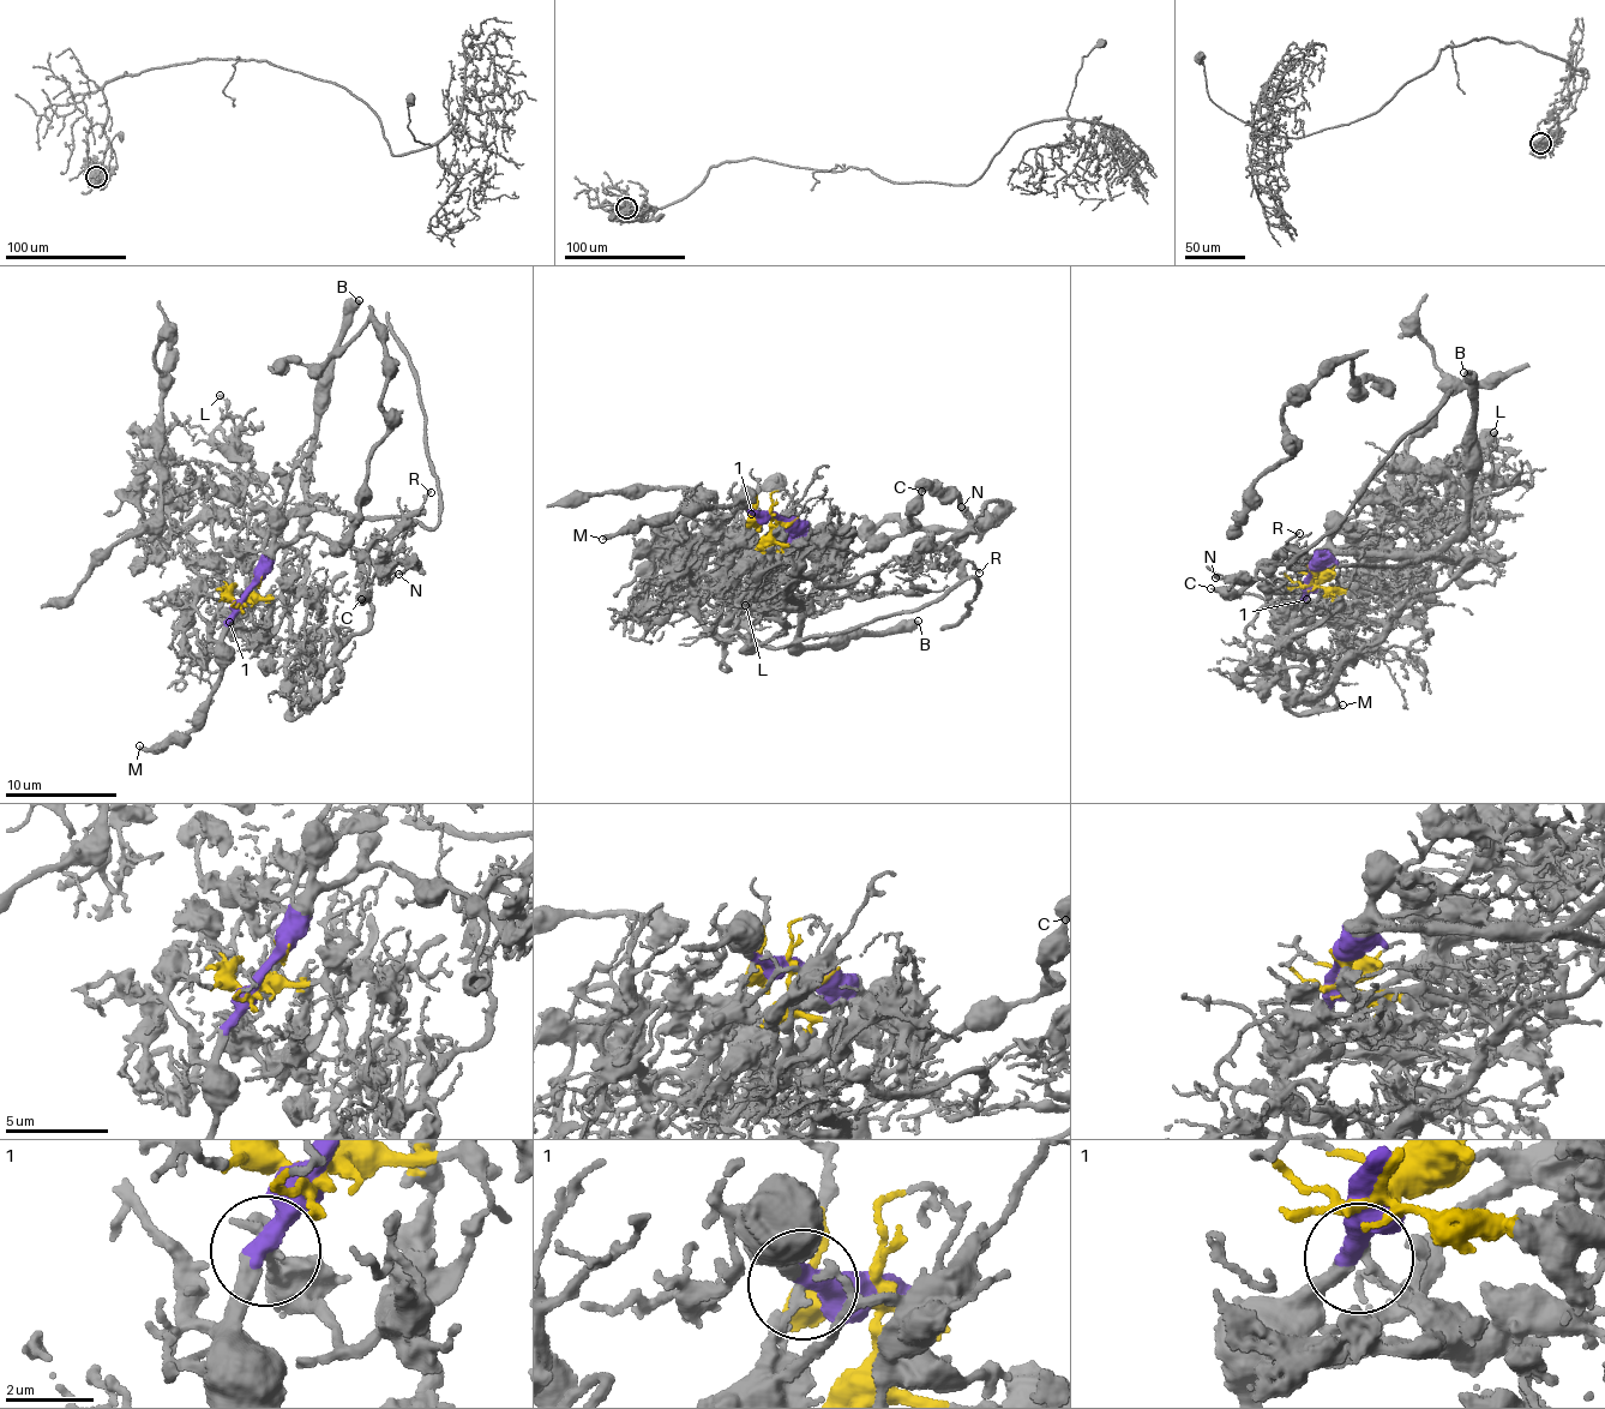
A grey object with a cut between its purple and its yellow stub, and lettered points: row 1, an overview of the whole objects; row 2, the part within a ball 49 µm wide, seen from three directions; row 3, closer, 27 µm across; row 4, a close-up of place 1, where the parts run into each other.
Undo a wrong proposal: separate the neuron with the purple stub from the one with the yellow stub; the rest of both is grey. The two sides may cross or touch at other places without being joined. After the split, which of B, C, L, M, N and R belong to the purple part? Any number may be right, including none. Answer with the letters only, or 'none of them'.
B, C, M

